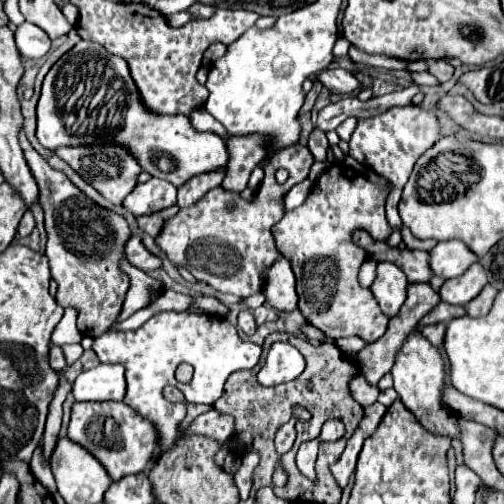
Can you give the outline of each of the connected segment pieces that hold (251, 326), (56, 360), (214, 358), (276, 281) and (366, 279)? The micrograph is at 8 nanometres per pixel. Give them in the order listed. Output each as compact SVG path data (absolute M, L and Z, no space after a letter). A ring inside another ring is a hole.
M242 309L240 311L240 315L238 315L238 325L240 325L240 329L250 337L250 335L254 335L254 331L256 331L256 321L254 321L254 317L252 317L252 313L248 311L248 309Z
M52 347L52 349L50 349L50 367L52 367L56 373L60 373L60 371L66 367L66 361L64 361L64 355L62 355L60 347Z
M164 311L164 313L156 313L154 317L150 317L142 327L134 329L134 331L124 331L124 333L104 333L98 339L94 339L94 347L92 347L98 355L98 359L102 363L118 363L126 369L126 397L124 403L128 407L132 407L138 415L142 415L144 419L148 419L156 433L156 457L152 461L158 461L166 451L170 451L176 445L178 439L178 425L186 415L186 405L184 403L170 403L162 397L162 389L166 385L174 385L178 387L188 403L206 403L206 405L214 405L216 399L222 395L222 387L224 381L228 379L230 373L234 371L242 371L242 369L252 369L256 367L262 347L246 341L240 337L238 329L226 319L226 317L216 317L216 315L192 315L192 313L174 313L174 311ZM180 363L190 363L194 367L194 377L188 385L178 383L174 377L174 371Z
M280 257L276 265L272 265L266 277L264 295L266 295L266 301L278 311L294 311L298 307L294 273L288 259Z
M366 259L366 261L362 263L362 267L360 267L360 275L358 275L360 283L362 283L364 287L368 287L368 285L372 283L374 273L376 273L376 261L374 261L374 259Z

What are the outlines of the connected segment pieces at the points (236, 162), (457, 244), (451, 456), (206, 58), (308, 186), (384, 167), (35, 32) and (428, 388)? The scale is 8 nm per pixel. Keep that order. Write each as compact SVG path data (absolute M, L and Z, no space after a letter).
M248 133L244 137L228 135L224 141L228 149L228 173L222 187L228 191L244 191L252 169L266 157L272 141L260 133Z
M456 239L438 243L428 251L428 255L430 255L432 275L438 275L442 279L452 279L462 275L476 261L476 255L468 247L464 247L462 241Z
M450 448L447 452L447 463L448 463L449 477L450 477L450 489L451 489L450 494L453 495L456 491L455 470L457 466L456 456L453 448Z
M222 43L212 44L203 54L202 65L207 66L214 63L217 59L222 57L227 51L227 47Z
M310 179L294 185L294 187L286 193L286 199L284 199L286 211L292 211L292 209L296 209L298 205L302 205L304 199L310 195L310 191L312 191L312 181L310 181Z
M416 105L392 107L390 111L386 111L382 115L376 115L370 119L358 119L358 127L350 139L348 155L354 157L358 163L370 167L374 173L384 175L392 185L392 191L386 199L386 217L392 227L392 235L388 237L388 245L392 245L392 247L396 247L402 241L402 235L400 235L402 221L400 221L400 215L396 209L400 195L402 195L402 187L408 181L412 167L414 167L416 159L420 157L420 153L424 153L438 139L440 139L440 135L438 135L436 113L420 109Z
M22 23L16 29L16 47L22 57L40 59L50 49L50 37L32 23Z
M414 329L406 335L390 373L394 377L394 389L400 395L400 401L420 419L426 429L458 439L456 415L444 405L440 397L440 391L444 387L444 359L420 329Z

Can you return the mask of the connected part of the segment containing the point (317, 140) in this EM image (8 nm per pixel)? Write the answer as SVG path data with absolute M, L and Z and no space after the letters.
M315 128L310 134L308 148L310 149L312 155L314 155L315 161L326 161L327 151L329 148L329 142L326 134L323 131Z

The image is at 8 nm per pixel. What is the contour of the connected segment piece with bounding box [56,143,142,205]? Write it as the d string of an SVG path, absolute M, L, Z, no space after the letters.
M78 145L78 147L60 147L56 155L66 161L86 183L90 183L104 199L108 199L114 205L120 205L122 199L136 187L136 177L140 175L140 165L124 153L124 149L116 149L114 145L104 147L100 145Z

